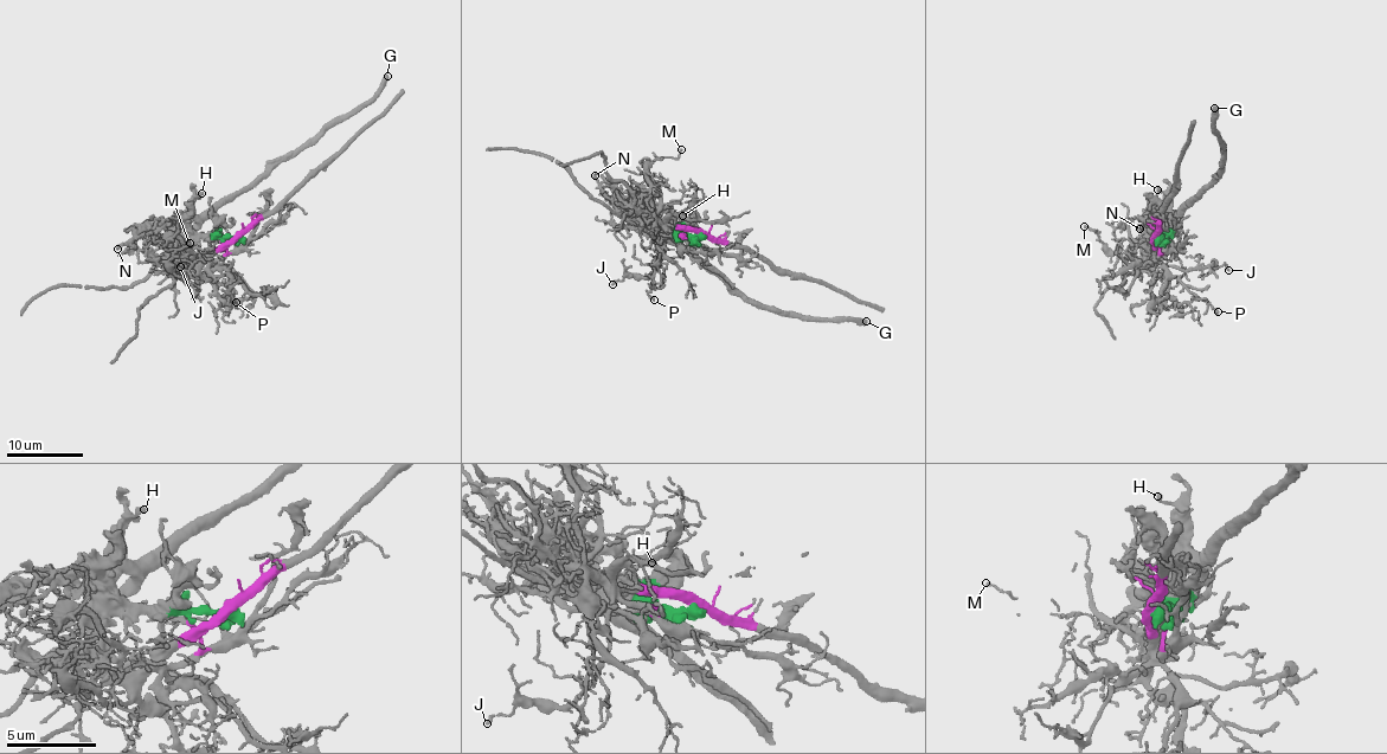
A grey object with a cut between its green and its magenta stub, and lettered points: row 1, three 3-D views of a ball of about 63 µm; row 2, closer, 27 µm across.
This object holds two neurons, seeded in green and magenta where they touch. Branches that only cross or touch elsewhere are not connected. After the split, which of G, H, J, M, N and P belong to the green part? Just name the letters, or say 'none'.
G, H, N

